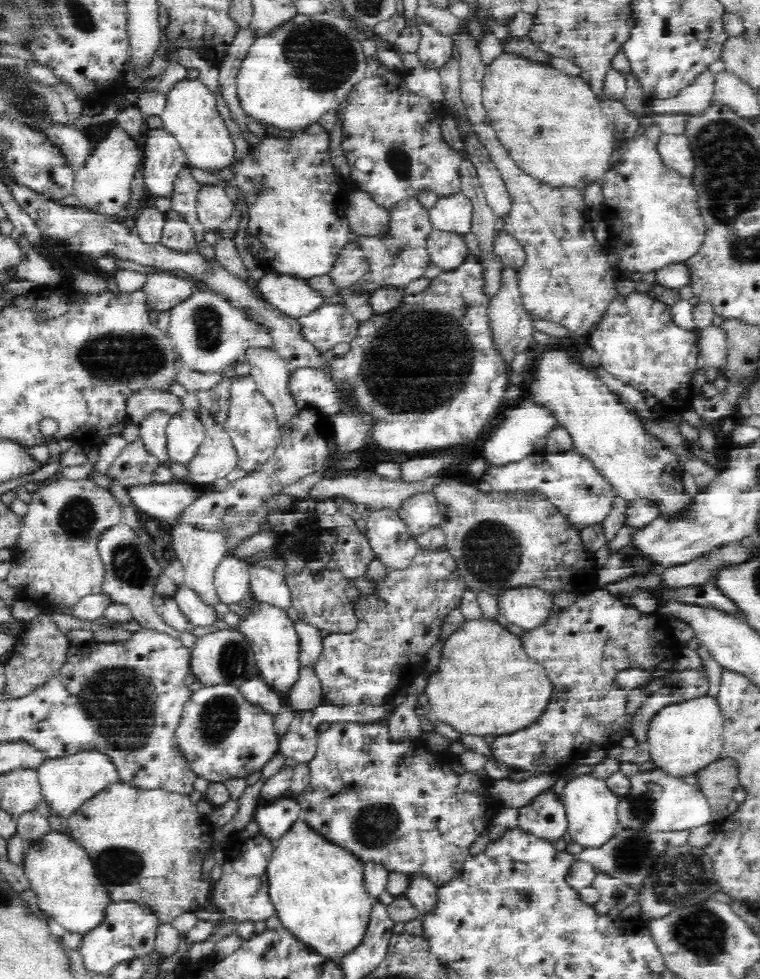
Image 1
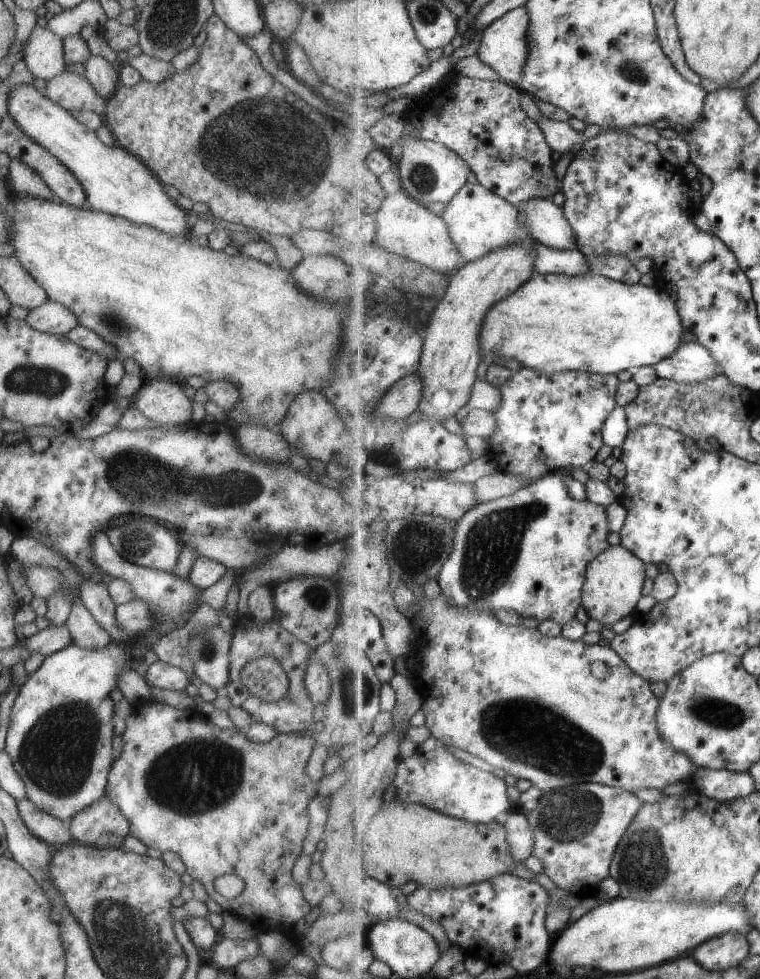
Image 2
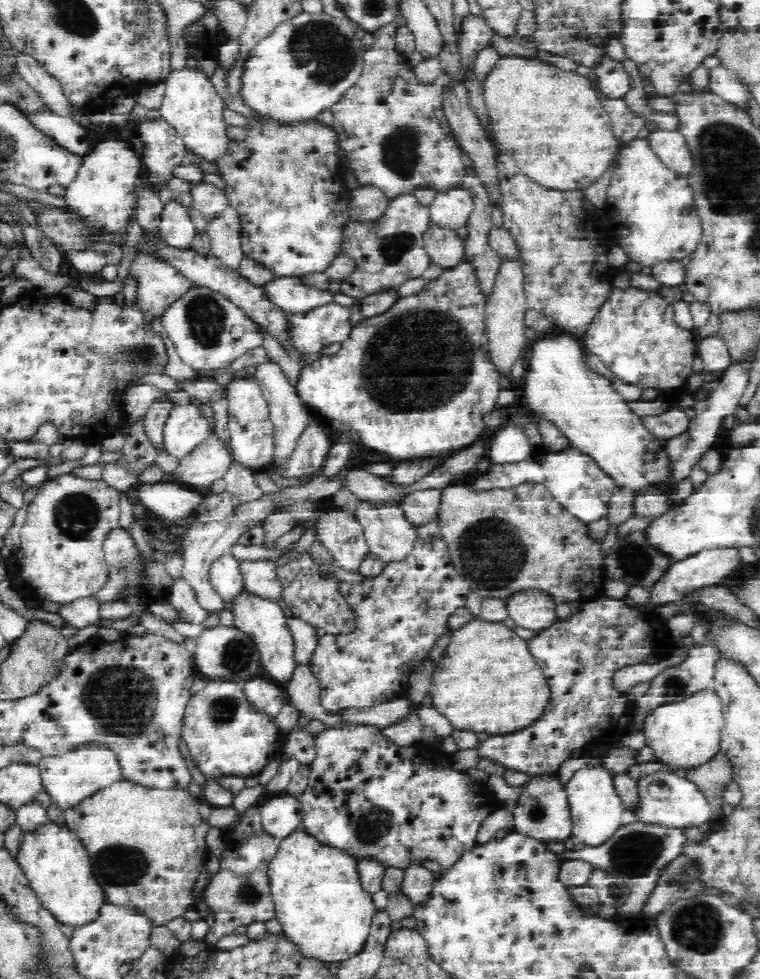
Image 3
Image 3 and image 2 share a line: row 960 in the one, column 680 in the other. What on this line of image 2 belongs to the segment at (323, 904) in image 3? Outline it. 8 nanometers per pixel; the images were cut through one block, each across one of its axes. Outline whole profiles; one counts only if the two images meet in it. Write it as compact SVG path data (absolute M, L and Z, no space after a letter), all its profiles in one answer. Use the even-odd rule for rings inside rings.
M538 274L502 304L494 306L483 332L483 353L494 359L514 358L523 366L546 372L585 371L619 375L644 366L658 366L662 360L676 356L686 346L684 336L692 333L682 318L682 308L670 291L645 284L625 284L602 275L571 276Z

